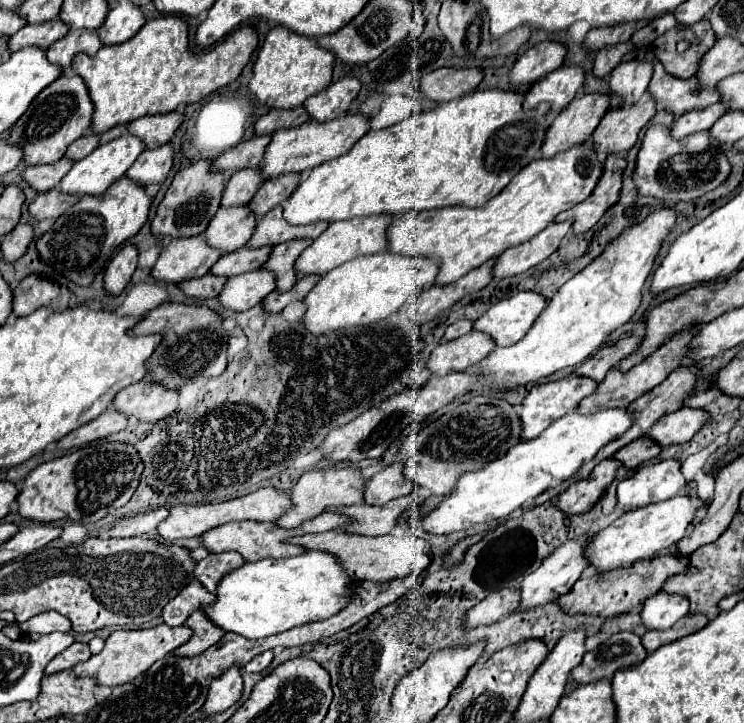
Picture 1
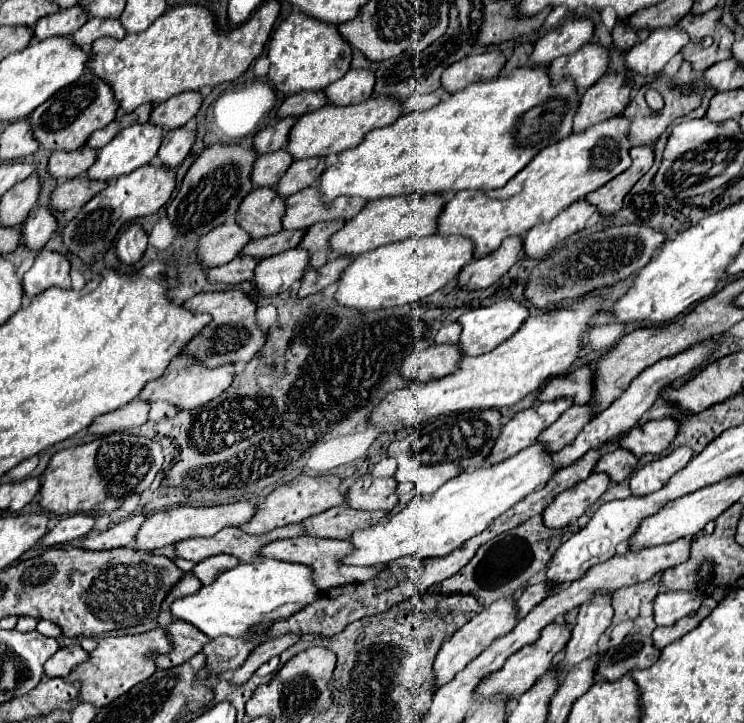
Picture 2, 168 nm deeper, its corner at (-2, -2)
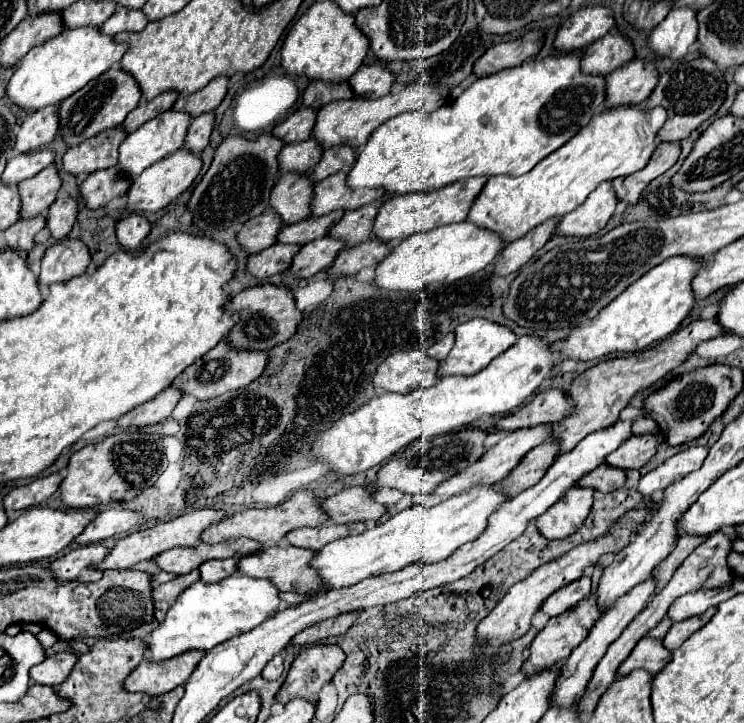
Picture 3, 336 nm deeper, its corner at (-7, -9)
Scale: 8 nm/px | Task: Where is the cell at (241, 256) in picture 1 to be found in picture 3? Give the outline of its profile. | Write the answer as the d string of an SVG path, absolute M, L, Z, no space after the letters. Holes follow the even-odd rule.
M336 210L336 212L330 212L326 216L320 216L320 218L306 218L298 224L292 224L292 226L284 226L278 236L276 236L276 242L282 242L282 244L308 244L312 240L318 240L322 236L326 236L330 232L330 228L342 218L342 210Z

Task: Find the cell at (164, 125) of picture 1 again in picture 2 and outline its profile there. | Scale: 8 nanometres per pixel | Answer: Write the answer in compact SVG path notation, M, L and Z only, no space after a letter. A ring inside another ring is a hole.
M185 91L181 95L171 97L169 101L159 103L151 111L149 121L155 125L161 125L167 131L183 127L189 119L197 115L197 111L201 109L201 103L203 103L203 95L199 91Z

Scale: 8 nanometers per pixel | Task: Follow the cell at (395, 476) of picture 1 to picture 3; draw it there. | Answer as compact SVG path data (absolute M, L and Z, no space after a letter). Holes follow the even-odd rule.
M354 486L330 496L322 502L322 508L336 524L362 522L362 520L380 520L388 514L388 508L374 500L374 490L368 486Z

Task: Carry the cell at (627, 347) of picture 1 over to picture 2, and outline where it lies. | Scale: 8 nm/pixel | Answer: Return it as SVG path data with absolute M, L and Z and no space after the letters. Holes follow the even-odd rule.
M583 365L569 373L561 373L553 377L543 391L539 393L539 403L555 401L559 397L571 397L573 405L585 405L591 399L591 367Z

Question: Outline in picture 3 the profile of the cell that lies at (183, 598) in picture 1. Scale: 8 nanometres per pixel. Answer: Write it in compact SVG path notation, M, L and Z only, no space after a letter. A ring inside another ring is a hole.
M192 570L190 574L178 576L178 578L174 578L172 582L154 586L152 596L154 596L154 604L156 604L156 610L154 610L156 620L162 622L164 616L166 616L166 612L168 612L168 608L178 600L178 596L180 596L186 588L190 588L194 582L198 582L198 580L200 580L200 572L198 572L198 570Z

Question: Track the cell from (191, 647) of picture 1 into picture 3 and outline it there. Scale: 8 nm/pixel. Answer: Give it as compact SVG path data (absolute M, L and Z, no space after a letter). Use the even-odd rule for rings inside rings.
M188 650L164 662L142 660L142 664L138 664L138 668L128 676L126 688L130 692L144 692L150 696L164 694L184 684L204 654L204 650Z

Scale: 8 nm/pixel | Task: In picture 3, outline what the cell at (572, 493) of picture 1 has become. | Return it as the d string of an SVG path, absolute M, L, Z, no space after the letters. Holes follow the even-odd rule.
M576 486L568 496L562 496L548 512L544 512L540 518L536 518L536 526L540 534L548 540L560 540L568 538L584 524L592 510L594 502L594 490Z

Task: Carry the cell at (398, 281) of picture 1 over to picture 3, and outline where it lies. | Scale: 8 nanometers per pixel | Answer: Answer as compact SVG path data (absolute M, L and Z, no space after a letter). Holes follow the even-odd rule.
M468 222L450 224L432 232L410 236L392 246L390 254L378 262L374 274L374 286L380 290L394 290L404 294L416 294L426 284L452 284L466 276L484 270L504 248L504 242L484 228L476 228Z

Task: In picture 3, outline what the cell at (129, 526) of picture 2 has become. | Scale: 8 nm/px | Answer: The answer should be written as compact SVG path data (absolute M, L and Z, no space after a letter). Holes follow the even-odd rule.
M110 542L106 544L88 544L88 546L80 546L68 554L64 554L62 558L56 558L54 562L50 562L50 570L54 572L54 576L58 580L86 580L86 582L94 582L102 576L102 572L98 572L92 566L98 566L110 552Z

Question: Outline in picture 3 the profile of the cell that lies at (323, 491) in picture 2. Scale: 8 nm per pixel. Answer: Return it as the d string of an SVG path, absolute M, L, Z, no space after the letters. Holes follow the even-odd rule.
M298 490L294 492L294 496L278 506L270 506L270 508L250 508L250 510L242 510L236 512L228 518L224 518L218 524L212 524L210 528L206 528L206 532L202 534L202 542L214 544L214 542L224 542L230 538L246 538L246 536L256 536L256 542L266 544L266 546L274 546L280 538L284 538L288 532L302 528L302 526L320 526L328 520L326 512L322 510L320 502L316 500L312 490Z

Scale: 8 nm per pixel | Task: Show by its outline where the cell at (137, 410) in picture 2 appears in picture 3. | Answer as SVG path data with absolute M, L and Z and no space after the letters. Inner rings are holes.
M166 388L164 392L160 392L160 396L152 398L150 402L140 404L132 412L120 416L116 420L116 424L120 428L128 428L128 426L142 428L142 426L150 426L150 424L160 424L172 414L172 410L180 398L182 398L182 394L176 392L176 388Z

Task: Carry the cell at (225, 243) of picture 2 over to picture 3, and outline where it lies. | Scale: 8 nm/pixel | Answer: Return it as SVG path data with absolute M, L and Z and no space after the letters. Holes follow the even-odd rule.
M264 212L264 216L248 220L242 226L242 230L236 234L236 240L248 254L258 254L260 250L276 242L274 238L278 230L280 230L280 218L272 212Z

